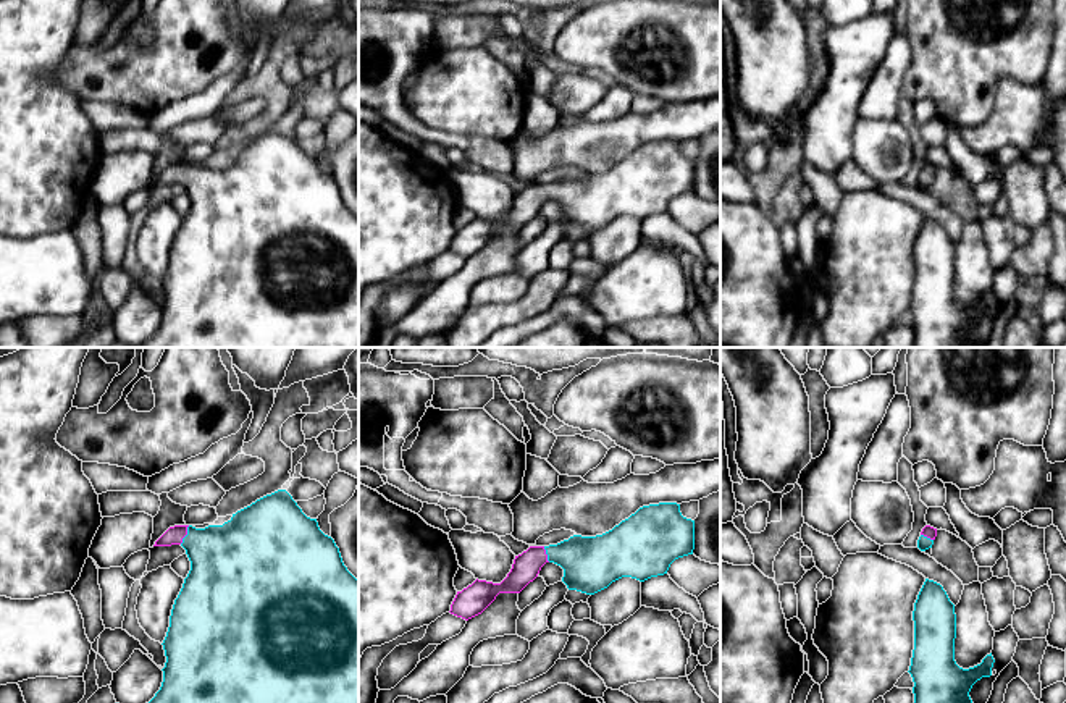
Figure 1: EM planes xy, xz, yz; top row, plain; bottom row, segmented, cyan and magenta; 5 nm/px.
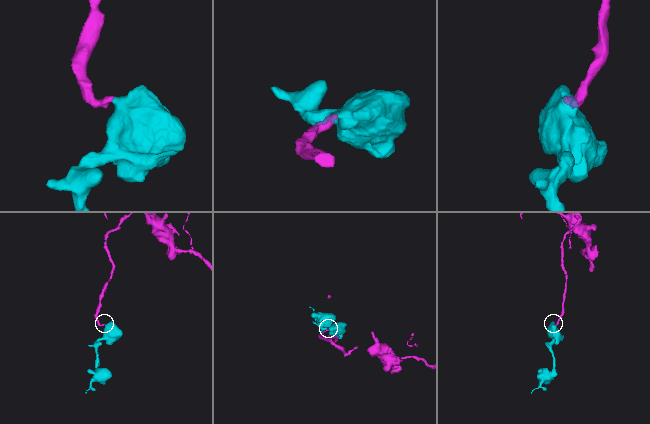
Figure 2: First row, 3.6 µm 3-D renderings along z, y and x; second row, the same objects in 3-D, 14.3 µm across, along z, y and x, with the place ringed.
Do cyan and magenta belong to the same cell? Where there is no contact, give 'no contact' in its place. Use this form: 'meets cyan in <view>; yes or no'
meets cyan in xy; yes

